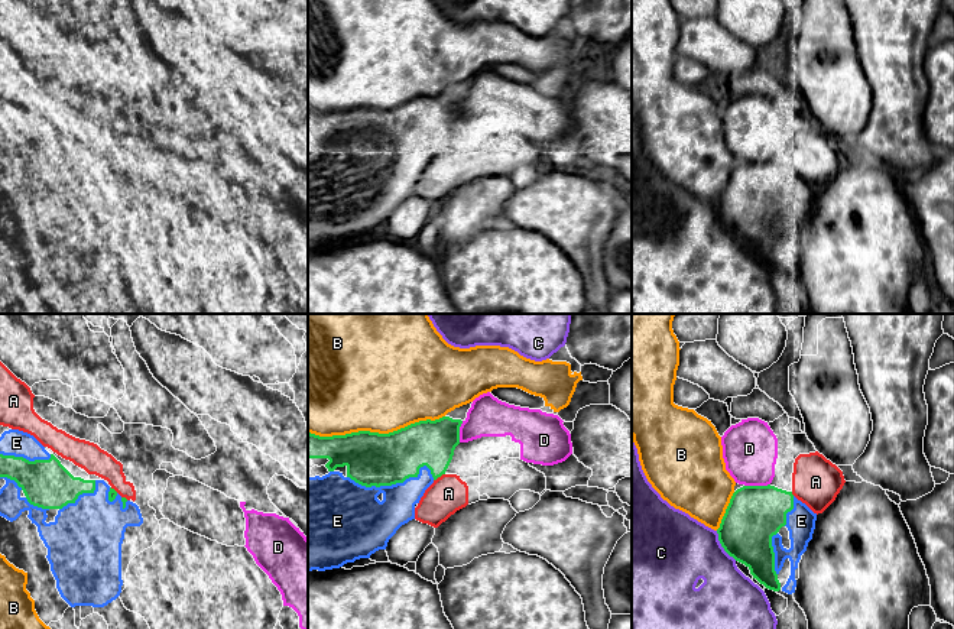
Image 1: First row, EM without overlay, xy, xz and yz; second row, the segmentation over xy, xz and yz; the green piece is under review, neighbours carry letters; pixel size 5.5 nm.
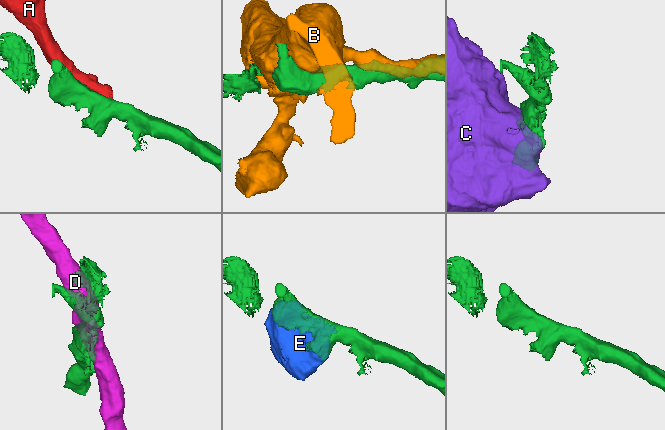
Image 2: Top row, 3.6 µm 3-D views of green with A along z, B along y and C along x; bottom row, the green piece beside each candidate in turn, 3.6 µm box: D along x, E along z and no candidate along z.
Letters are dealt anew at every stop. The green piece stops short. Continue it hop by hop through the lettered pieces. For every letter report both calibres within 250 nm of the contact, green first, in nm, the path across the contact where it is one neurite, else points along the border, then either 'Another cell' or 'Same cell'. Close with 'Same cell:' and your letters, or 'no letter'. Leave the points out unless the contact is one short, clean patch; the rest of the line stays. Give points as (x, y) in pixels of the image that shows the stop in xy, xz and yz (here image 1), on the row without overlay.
A: Thickness 260 nm (green) against 220 nm. Another cell
B: Thickness 300 nm (green) against 500 nm. Another cell
C: Thickness 300 nm (green) against 400 nm. Another cell
D: Thickness 320 nm (green) against 300 nm. Another cell
E: Thickness 300 nm (green) against 260 nm. Same cell
Same cell: E

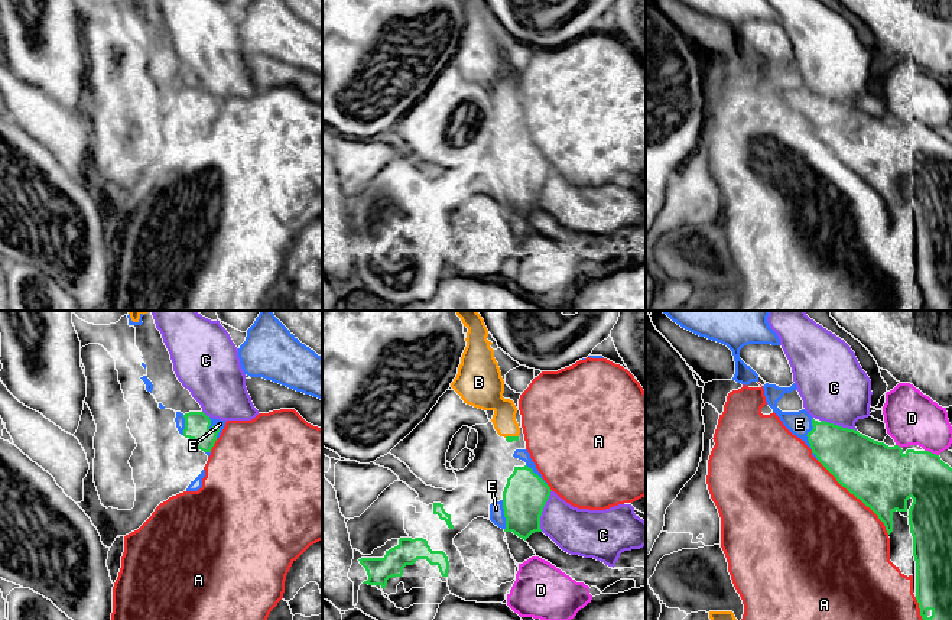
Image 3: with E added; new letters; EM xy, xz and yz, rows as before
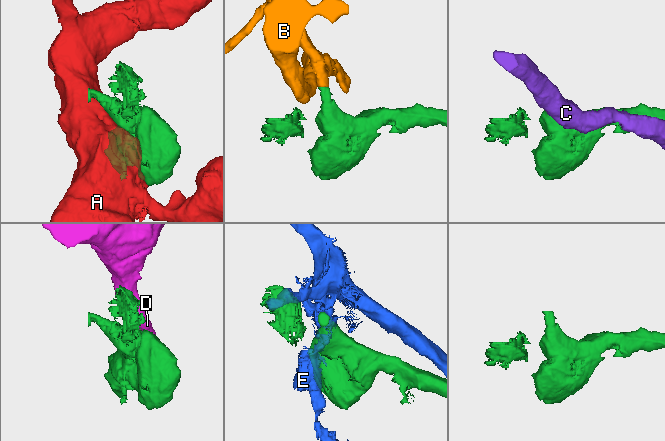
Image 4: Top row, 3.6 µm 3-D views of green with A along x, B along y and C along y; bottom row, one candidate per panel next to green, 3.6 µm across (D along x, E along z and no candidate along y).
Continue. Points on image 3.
A: Thickness 360 nm (green) against 500 nm. Another cell
B: Thickness 30 nm (green) against 140 nm. Same cell
C: Thickness 240 nm (green) against 260 nm. Another cell
D: Thickness 300 nm (green) against 300 nm. Another cell
E: Thickness 280 nm (green) against 140 nm. Another cell
Same cell: B

